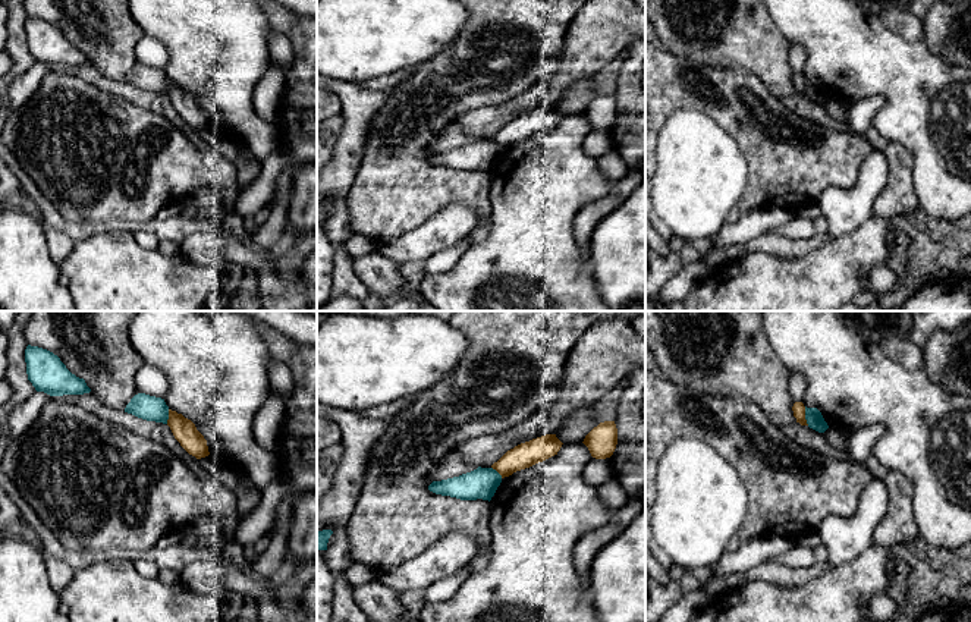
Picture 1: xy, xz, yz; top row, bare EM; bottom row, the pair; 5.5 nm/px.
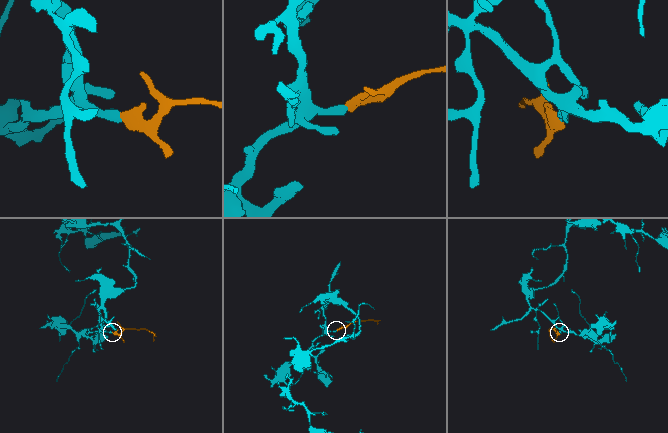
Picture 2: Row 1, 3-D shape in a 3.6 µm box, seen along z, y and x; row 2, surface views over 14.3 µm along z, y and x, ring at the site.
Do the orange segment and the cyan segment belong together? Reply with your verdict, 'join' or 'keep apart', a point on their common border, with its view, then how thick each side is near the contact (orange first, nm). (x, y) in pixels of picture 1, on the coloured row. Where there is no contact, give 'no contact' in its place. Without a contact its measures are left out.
keep apart | yz (804, 415) | 70/90 nm

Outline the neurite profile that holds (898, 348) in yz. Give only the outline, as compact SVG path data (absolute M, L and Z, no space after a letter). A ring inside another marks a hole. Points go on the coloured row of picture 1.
M896 334L880 343L883 354L893 362L906 370L923 370L923 348L908 340L905 336Z

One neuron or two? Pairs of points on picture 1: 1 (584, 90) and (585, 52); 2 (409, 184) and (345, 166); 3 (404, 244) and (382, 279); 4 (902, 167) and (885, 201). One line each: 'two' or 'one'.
1: two
2: two
3: two
4: one

